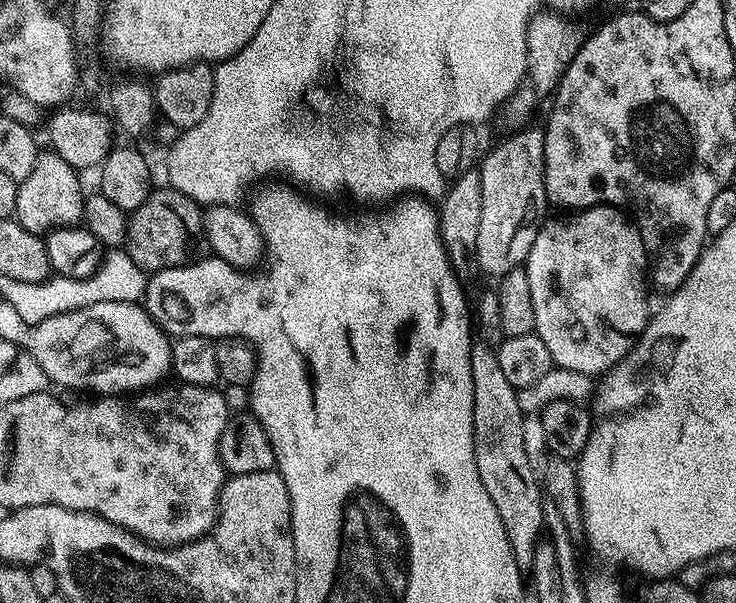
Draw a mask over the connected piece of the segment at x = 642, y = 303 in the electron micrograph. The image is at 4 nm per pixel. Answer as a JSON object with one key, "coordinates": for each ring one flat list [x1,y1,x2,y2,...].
{"coordinates":[[596,204,565,216,568,216,565,220,549,219,540,227,526,261,530,295,534,298,535,335,546,342,548,357,555,367,596,378,632,351,648,324,648,252,640,229,621,209,610,204]]}

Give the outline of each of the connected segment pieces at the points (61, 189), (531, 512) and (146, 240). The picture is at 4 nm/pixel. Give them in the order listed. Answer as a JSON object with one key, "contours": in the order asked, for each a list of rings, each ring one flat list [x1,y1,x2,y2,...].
{"contours":[[[51,150,36,153,34,170,30,178,19,181,18,206,14,219,26,230,37,234,47,234,54,228,76,226,84,218,84,196,78,184,79,174,65,159]],[[485,342,472,345,470,378,474,378,474,462,478,466,478,478,482,478,486,494,490,494,494,507,498,509,498,518,502,518,502,526,506,526,506,538,510,538,516,565,528,570,545,529,545,497,537,469,532,468,526,456,523,437,525,415,518,406,518,390,510,386,502,366,498,366,496,348]],[[171,186,157,187,142,206,128,216,128,257,145,274,161,272,167,268,182,268,186,264,203,260,209,255,208,238,204,233,201,205]]]}

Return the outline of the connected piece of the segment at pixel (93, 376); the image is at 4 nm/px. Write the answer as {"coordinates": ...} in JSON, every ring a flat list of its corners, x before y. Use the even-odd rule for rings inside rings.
{"coordinates":[[98,302,78,311,54,315,35,325,33,341,27,351,33,363,46,371,48,380,56,387,77,392,88,390,98,396,121,395,127,392,146,390,168,376,172,365,172,350,169,337,161,331,145,309,136,302]]}

